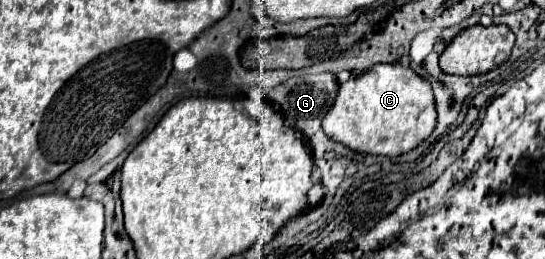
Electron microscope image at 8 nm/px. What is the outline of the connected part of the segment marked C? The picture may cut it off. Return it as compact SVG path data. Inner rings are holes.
M379 63L339 87L323 131L357 153L395 157L419 147L435 129L435 101L429 81L399 63Z

